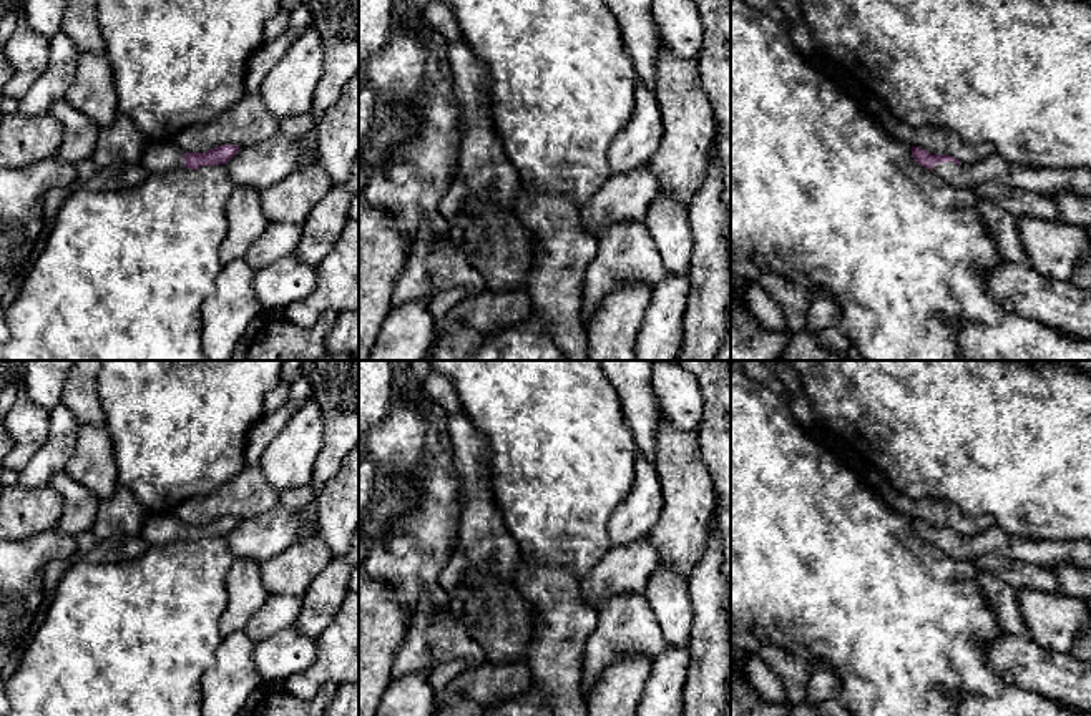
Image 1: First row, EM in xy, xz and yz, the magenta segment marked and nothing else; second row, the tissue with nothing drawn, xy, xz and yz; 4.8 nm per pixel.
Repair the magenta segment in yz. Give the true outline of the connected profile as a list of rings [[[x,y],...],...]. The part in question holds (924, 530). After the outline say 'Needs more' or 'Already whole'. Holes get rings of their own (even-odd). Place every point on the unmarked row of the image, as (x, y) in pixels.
[[[912,518],[912,528],[920,538],[933,542],[950,557],[958,560],[1003,557],[1043,568],[1071,563],[1073,566],[1091,570],[1091,543],[1086,540],[1028,540],[1021,537],[1010,537],[998,525],[975,535],[960,535],[953,528],[932,527],[918,518]]]. Needs more

